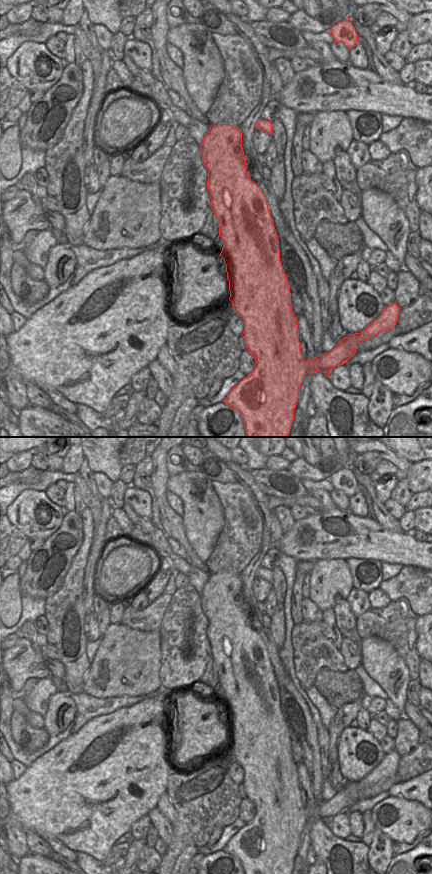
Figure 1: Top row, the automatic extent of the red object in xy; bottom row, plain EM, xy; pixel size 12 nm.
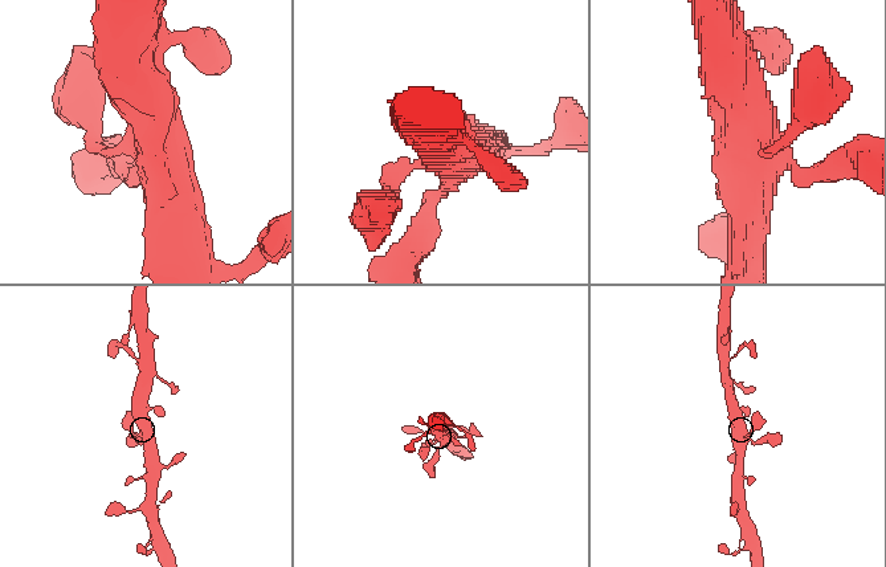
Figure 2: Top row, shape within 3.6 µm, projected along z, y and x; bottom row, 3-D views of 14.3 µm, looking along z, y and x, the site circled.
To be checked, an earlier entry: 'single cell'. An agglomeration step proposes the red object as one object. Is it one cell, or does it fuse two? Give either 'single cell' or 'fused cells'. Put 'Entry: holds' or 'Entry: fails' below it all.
single cell
Entry: holds

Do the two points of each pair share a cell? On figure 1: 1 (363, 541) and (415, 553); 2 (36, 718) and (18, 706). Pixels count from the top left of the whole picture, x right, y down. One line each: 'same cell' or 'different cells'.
1: same cell
2: same cell

